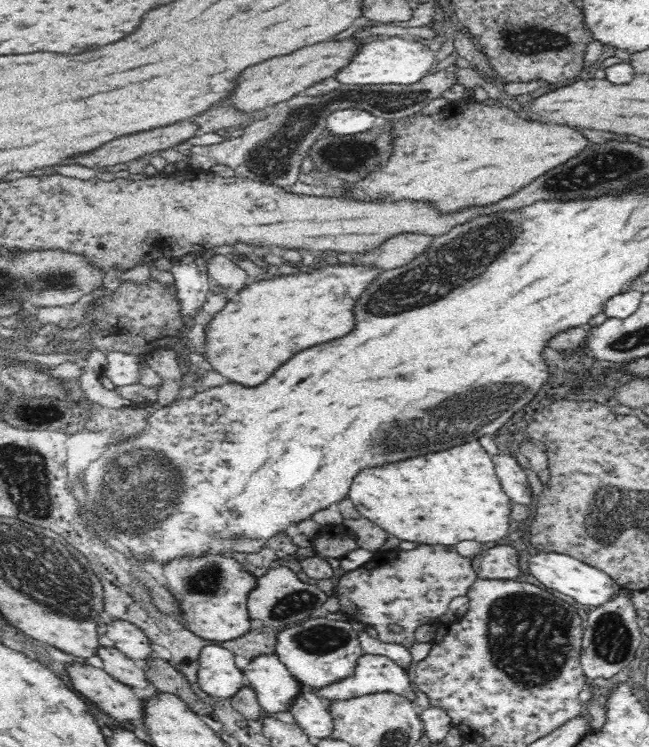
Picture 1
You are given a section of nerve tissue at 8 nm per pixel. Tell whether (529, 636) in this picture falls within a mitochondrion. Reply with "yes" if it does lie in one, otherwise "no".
yes

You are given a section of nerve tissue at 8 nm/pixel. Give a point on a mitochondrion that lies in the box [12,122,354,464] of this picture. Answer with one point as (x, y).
(41, 411)

